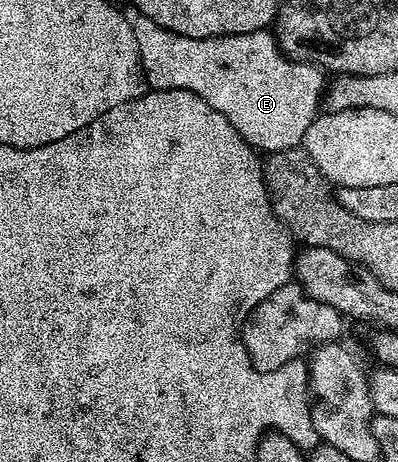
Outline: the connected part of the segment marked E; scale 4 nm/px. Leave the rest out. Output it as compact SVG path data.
M142 18L134 21L133 29L148 89L193 94L225 117L233 130L260 153L298 149L309 126L320 115L325 100L324 73L306 62L288 60L270 31L192 42L172 38Z

